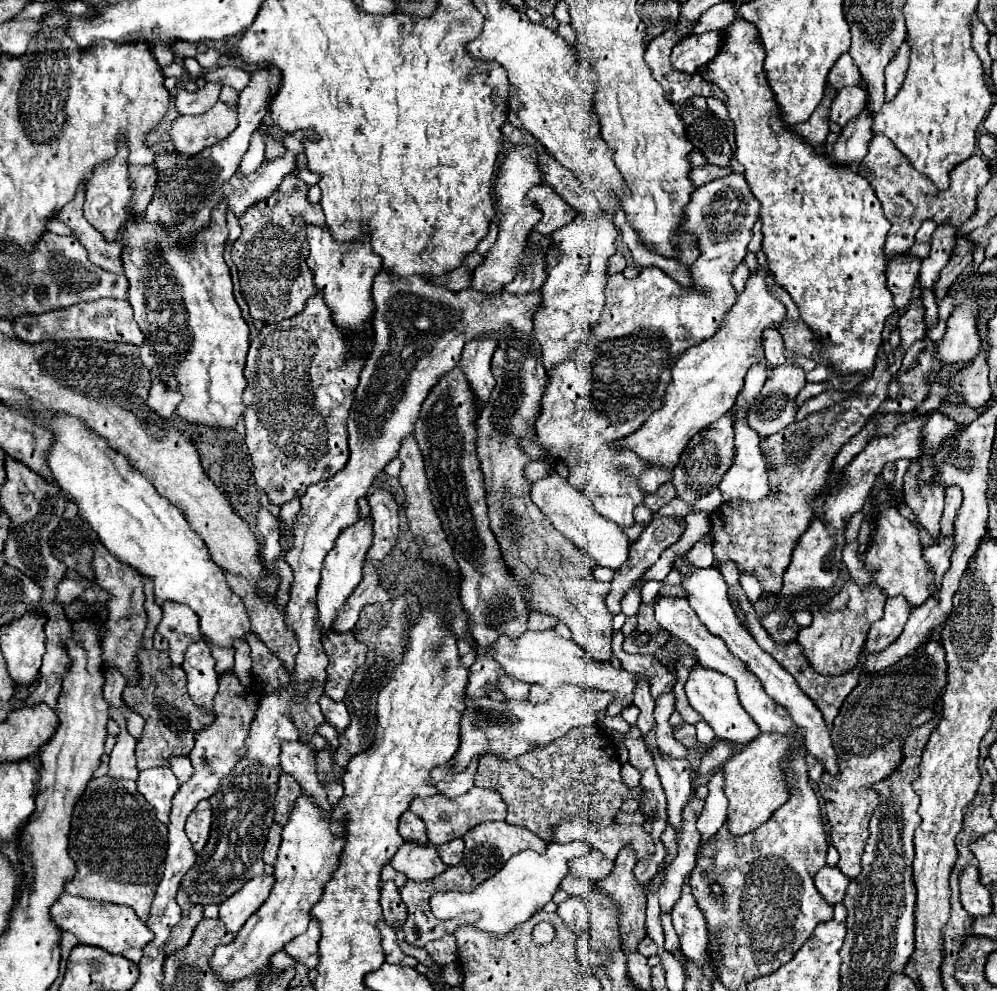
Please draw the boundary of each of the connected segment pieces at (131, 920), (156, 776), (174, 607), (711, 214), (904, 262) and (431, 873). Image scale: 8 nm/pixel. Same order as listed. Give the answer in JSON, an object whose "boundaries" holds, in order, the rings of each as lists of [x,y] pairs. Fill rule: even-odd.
{"boundaries":[[[[66,892],[54,902],[54,906],[50,908],[50,916],[52,916],[52,922],[56,922],[60,930],[72,932],[82,944],[92,944],[112,954],[122,954],[126,948],[144,948],[154,938],[150,928],[146,928],[146,924],[140,922],[140,918],[134,914],[132,908],[88,900],[88,898],[72,896]]],[[[150,768],[150,770],[142,770],[138,774],[136,786],[140,790],[140,794],[148,800],[148,804],[154,806],[156,816],[168,824],[168,816],[170,816],[170,802],[172,796],[178,790],[178,780],[172,774],[170,768]]],[[[176,602],[162,604],[162,620],[156,632],[160,632],[168,640],[168,654],[172,664],[182,664],[188,644],[202,638],[198,616],[188,606]]],[[[732,172],[720,180],[712,180],[702,184],[692,194],[688,208],[684,210],[684,230],[692,232],[696,240],[700,240],[700,260],[692,264],[688,270],[694,286],[682,286],[672,280],[666,272],[656,266],[644,268],[638,278],[626,280],[622,274],[608,276],[606,284],[606,304],[600,320],[592,326],[592,334],[588,338],[590,360],[582,364],[582,354],[572,360],[564,360],[554,364],[548,372],[550,380],[542,398],[542,412],[536,420],[536,436],[538,444],[548,452],[550,458],[560,460],[570,470],[570,486],[584,492],[594,504],[596,512],[622,528],[630,528],[634,524],[632,510],[644,500],[644,490],[640,490],[640,476],[648,470],[648,462],[640,460],[636,452],[626,448],[616,448],[614,442],[624,440],[632,432],[644,426],[648,416],[662,408],[662,400],[666,388],[670,384],[670,370],[682,352],[710,336],[720,328],[730,312],[732,304],[738,298],[736,288],[732,286],[732,274],[736,266],[746,256],[746,246],[752,238],[752,226],[758,220],[760,202],[748,188],[748,182],[742,174]]],[[[896,256],[894,260],[890,260],[886,276],[888,276],[888,288],[894,296],[896,314],[904,312],[908,302],[912,300],[912,288],[914,288],[914,282],[918,278],[918,270],[920,270],[918,258]]],[[[408,840],[400,846],[396,856],[390,860],[398,872],[404,872],[410,880],[430,880],[446,870],[446,864],[440,860],[438,846],[434,844],[416,844]]]]}

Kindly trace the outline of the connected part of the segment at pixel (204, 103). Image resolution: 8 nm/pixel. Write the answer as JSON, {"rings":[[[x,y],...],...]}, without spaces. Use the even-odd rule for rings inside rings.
{"rings":[[[206,84],[204,88],[196,92],[186,92],[184,88],[178,88],[174,94],[174,106],[178,114],[202,114],[206,112],[220,94],[220,84]]]}

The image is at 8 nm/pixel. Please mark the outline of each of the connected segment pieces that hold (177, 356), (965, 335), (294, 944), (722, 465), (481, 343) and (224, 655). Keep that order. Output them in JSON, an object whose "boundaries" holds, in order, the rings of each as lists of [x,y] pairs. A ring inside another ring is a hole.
{"boundaries":[[[[220,202],[214,210],[212,210],[212,224],[200,232],[200,236],[196,236],[192,240],[192,256],[190,260],[178,250],[178,240],[172,238],[160,224],[146,224],[138,218],[134,220],[128,220],[128,224],[124,226],[124,232],[126,232],[126,240],[124,240],[124,274],[130,282],[130,290],[128,290],[128,302],[132,304],[134,308],[134,320],[138,322],[142,334],[146,336],[144,338],[144,344],[140,346],[140,360],[144,364],[144,368],[148,368],[150,372],[158,372],[156,376],[172,390],[180,392],[184,396],[184,400],[180,402],[180,406],[176,408],[176,416],[180,420],[186,420],[188,424],[200,424],[200,426],[212,426],[212,428],[228,428],[232,430],[244,416],[244,402],[242,402],[242,394],[244,394],[244,388],[246,388],[246,376],[244,376],[244,364],[246,364],[246,354],[248,354],[248,324],[244,322],[242,318],[242,310],[240,306],[236,304],[234,296],[232,296],[232,278],[230,278],[230,268],[226,266],[224,258],[222,258],[222,252],[224,252],[224,242],[226,242],[226,236],[228,236],[228,228],[226,228],[226,206],[224,202]]],[[[976,300],[962,302],[946,322],[946,334],[936,346],[936,358],[940,362],[956,364],[968,362],[978,354],[980,338],[976,336],[976,314],[980,304]]],[[[314,918],[310,920],[310,926],[304,934],[292,938],[292,942],[288,942],[284,946],[284,950],[300,964],[304,964],[306,968],[315,968],[318,964],[318,940],[320,940],[320,922],[316,922]]],[[[722,416],[716,420],[716,424],[708,426],[708,430],[698,432],[690,442],[688,448],[680,454],[678,466],[674,468],[674,478],[672,484],[678,490],[678,498],[684,502],[694,502],[708,492],[712,492],[712,486],[718,486],[720,480],[724,478],[724,472],[732,466],[732,454],[734,454],[734,426],[730,416]]],[[[482,334],[482,336],[466,342],[464,352],[462,352],[460,368],[466,374],[470,386],[474,390],[478,402],[480,402],[480,408],[486,404],[490,390],[494,388],[494,376],[490,372],[490,360],[492,360],[496,346],[498,346],[498,342],[492,338],[492,334]]],[[[208,642],[208,646],[212,648],[212,656],[216,660],[216,670],[218,674],[222,674],[224,670],[232,668],[234,666],[234,648],[220,648],[212,642]]]]}

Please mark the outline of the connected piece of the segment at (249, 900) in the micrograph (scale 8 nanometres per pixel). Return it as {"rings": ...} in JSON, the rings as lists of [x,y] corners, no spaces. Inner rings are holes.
{"rings":[[[260,874],[252,880],[248,880],[248,884],[244,884],[244,888],[240,888],[240,892],[236,892],[228,900],[224,900],[220,904],[220,920],[226,924],[226,930],[236,934],[246,924],[250,914],[254,914],[264,904],[272,886],[274,886],[274,876]]]}

